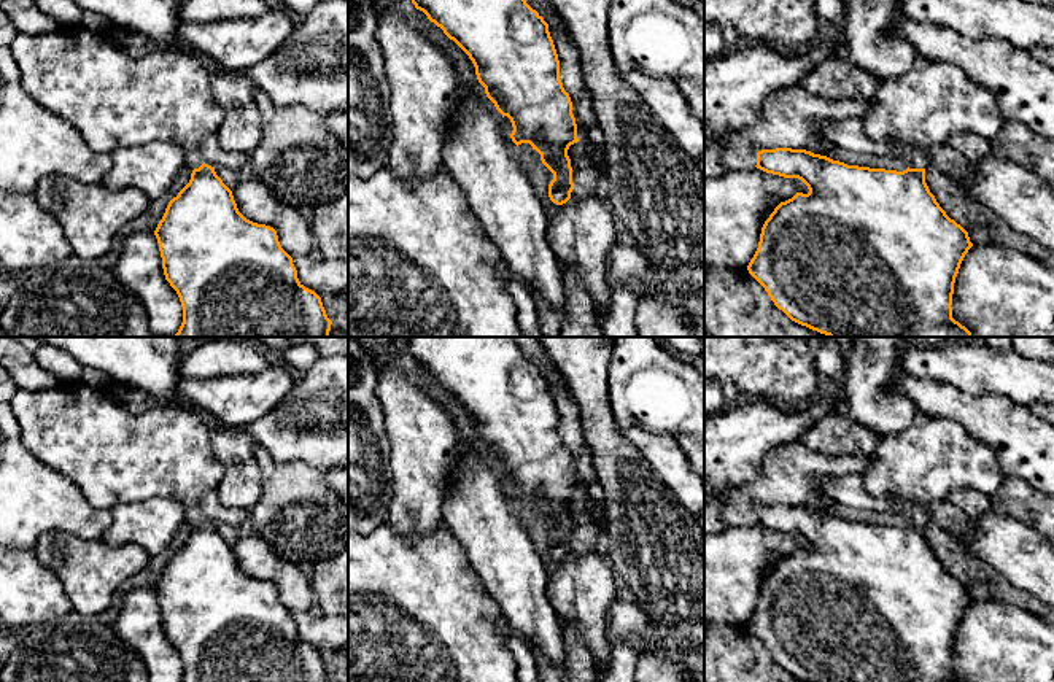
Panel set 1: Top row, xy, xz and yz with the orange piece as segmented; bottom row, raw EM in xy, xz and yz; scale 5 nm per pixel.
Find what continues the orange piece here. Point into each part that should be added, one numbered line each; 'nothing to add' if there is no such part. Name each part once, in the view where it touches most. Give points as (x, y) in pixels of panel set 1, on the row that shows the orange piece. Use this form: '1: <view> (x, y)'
1: yz (922, 108)

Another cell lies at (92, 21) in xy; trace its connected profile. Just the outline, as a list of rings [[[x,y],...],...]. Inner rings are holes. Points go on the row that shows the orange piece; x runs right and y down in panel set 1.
[[[84,11],[81,25],[91,32],[97,32],[103,35],[107,35],[110,29],[113,27],[103,16],[92,11]]]

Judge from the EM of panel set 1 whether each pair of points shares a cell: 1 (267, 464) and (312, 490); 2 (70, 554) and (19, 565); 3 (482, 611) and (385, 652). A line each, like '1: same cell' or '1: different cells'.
1: same cell
2: different cells
3: same cell

